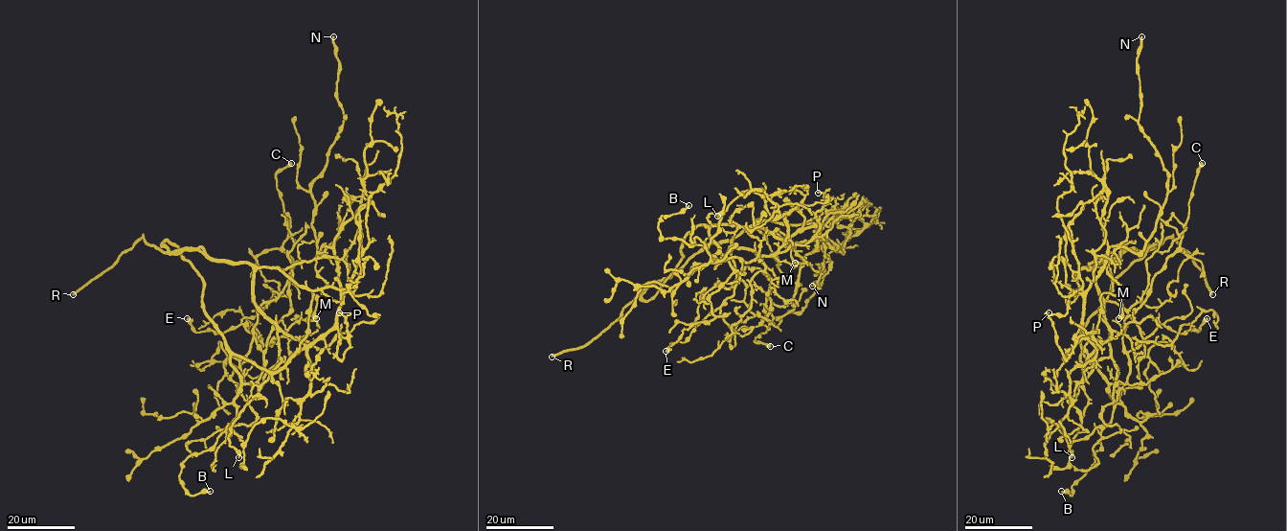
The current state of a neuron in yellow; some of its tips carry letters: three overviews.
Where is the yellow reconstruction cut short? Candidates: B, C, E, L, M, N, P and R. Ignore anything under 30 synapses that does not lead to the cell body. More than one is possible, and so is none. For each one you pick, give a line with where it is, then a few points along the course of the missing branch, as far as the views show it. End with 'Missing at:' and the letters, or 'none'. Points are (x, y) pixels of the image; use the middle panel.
R: at (552, 357); missing branch runs (552, 357), (520, 358), (514, 368)
Missing at: R

